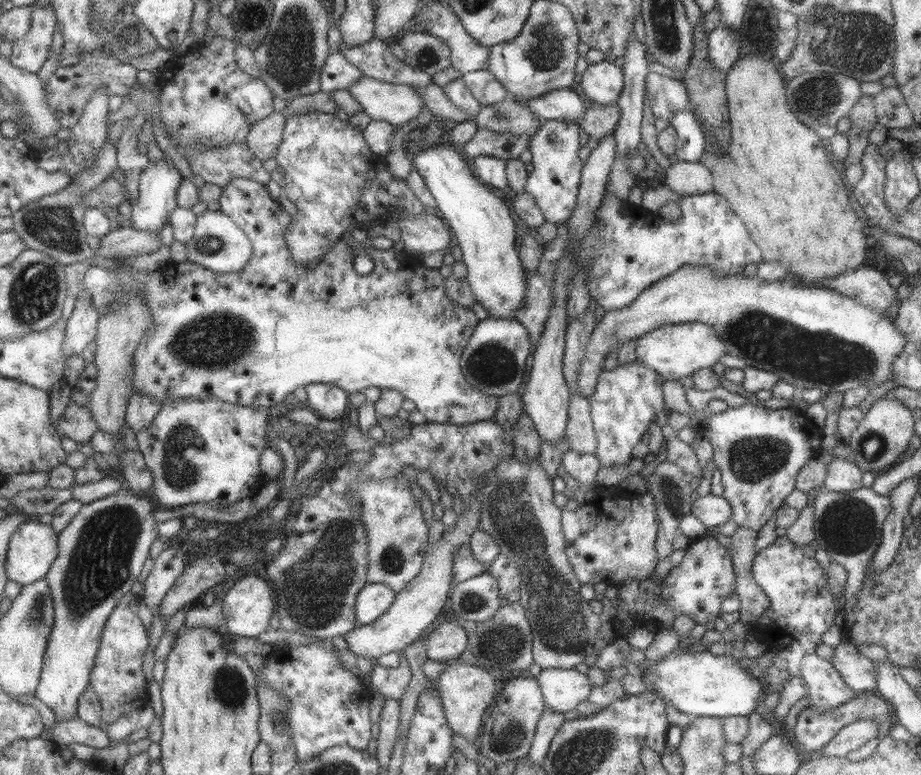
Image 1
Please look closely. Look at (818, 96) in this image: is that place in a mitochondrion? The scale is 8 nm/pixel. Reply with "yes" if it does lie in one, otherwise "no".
yes

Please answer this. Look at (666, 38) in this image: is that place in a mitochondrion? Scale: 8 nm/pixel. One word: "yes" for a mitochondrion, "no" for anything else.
yes

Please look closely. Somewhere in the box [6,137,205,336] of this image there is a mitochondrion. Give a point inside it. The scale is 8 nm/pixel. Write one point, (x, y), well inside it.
(34, 294)

